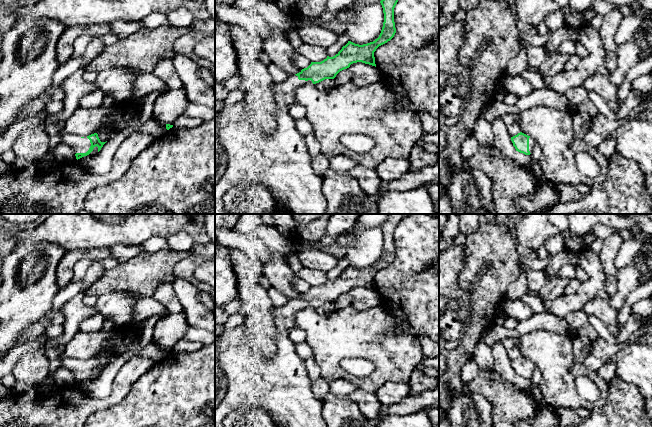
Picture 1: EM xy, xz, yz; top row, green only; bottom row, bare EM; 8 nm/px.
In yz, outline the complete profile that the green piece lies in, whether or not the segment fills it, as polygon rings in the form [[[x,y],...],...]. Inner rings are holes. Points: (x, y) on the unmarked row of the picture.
[[[520,356],[517,359],[511,361],[511,365],[513,367],[513,370],[515,371],[516,375],[523,377],[525,379],[530,379],[535,367],[535,364]]]

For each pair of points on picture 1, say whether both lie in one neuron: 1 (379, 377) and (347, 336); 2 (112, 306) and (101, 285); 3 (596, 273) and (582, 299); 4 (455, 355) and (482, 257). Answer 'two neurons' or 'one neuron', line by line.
1: one neuron
2: two neurons
3: one neuron
4: one neuron

